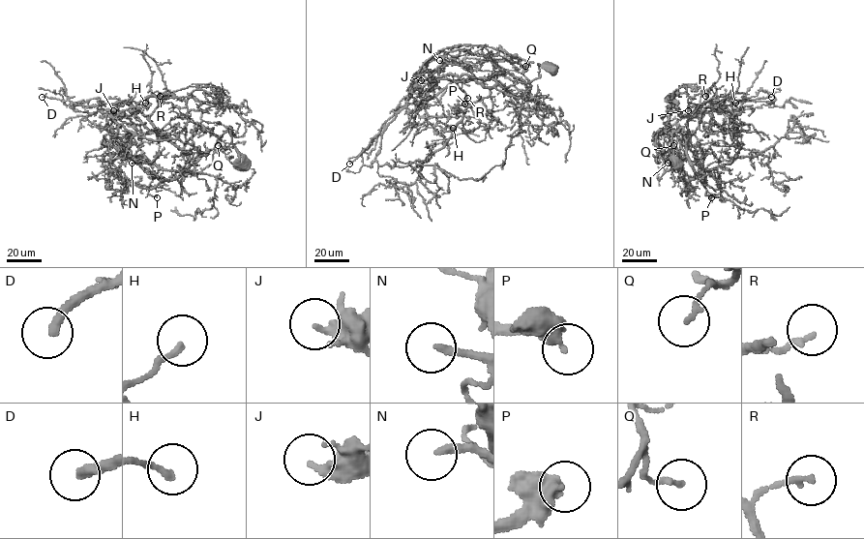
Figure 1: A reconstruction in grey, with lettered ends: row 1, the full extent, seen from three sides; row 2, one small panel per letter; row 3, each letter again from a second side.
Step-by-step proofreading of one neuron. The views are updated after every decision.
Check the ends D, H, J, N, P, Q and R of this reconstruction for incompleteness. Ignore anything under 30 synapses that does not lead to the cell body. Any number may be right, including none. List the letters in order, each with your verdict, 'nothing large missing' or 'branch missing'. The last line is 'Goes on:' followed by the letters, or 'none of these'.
D: branch missing
H: nothing large missing
J: nothing large missing
N: branch missing
P: nothing large missing
Q: nothing large missing
R: nothing large missing
Goes on: D, N

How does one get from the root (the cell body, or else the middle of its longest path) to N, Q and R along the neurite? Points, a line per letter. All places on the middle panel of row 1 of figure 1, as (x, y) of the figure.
N: (554, 71), (552, 65), (539, 65), (540, 75), (530, 82), (485, 87), (468, 67), (439, 60)
Q: (554, 71), (552, 65), (539, 65), (538, 77), (505, 87), (491, 78), (492, 60), (520, 57), (525, 66)
R: (554, 71), (552, 65), (539, 65), (538, 77), (505, 87), (490, 78), (458, 80), (457, 86), (467, 98)

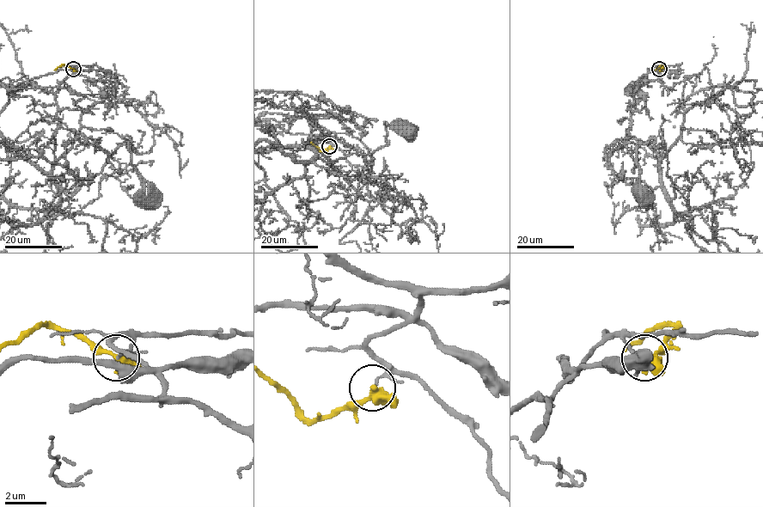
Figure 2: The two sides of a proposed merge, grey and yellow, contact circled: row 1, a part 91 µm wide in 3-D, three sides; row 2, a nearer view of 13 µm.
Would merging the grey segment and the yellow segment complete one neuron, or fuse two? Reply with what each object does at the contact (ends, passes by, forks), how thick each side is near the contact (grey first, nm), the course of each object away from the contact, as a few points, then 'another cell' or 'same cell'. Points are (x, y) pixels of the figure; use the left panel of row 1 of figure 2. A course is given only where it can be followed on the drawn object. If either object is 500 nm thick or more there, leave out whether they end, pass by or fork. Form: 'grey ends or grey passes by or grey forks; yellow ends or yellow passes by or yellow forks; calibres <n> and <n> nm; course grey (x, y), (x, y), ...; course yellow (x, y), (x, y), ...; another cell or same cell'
grey passes by; yellow passes by; calibres 80 and 440 nm; course grey (73, 70), (55, 94), (57, 193), (71, 196), (130, 138), (131, 166), (156, 198); course yellow (73, 70), (64, 65), (54, 70); another cell

